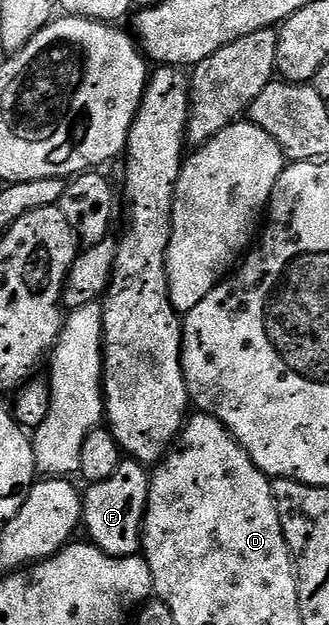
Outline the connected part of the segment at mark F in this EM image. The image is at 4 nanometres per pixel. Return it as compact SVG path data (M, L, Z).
M123 460L116 472L108 476L108 480L89 483L82 494L81 525L86 526L89 541L99 546L108 556L113 558L132 558L142 549L142 518L146 514L146 505L150 495L151 471L143 463L133 460Z

